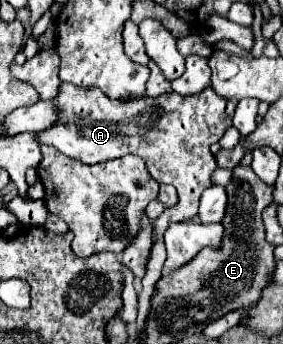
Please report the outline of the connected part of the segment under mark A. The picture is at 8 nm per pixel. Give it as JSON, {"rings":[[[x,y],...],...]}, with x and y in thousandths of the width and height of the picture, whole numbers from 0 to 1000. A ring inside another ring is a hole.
{"rings":[[[219,241],[198,299],[212,299],[212,358],[134,387],[148,416],[191,422],[212,445],[311,480],[438,451],[488,451],[509,462],[544,526],[601,532],[629,555],[629,590],[608,608],[587,608],[544,642],[544,706],[516,765],[516,799],[495,817],[502,846],[488,846],[488,881],[530,881],[587,753],[572,683],[601,648],[664,642],[693,625],[707,567],[749,538],[742,515],[763,491],[763,462],[742,445],[742,422],[770,416],[799,375],[820,369],[820,334],[841,294],[777,288],[742,250],[707,276],[664,288],[629,270],[594,270],[565,288],[481,288],[431,299],[382,288],[360,265],[339,265],[339,253],[297,265],[283,253],[254,253],[247,241]]]}

